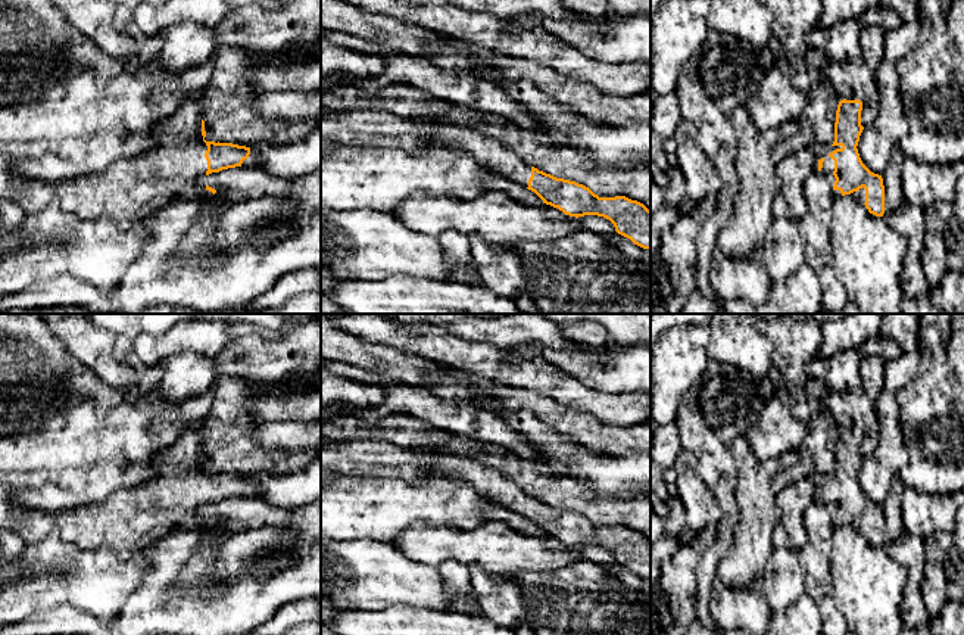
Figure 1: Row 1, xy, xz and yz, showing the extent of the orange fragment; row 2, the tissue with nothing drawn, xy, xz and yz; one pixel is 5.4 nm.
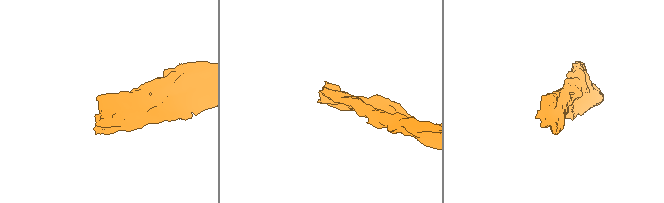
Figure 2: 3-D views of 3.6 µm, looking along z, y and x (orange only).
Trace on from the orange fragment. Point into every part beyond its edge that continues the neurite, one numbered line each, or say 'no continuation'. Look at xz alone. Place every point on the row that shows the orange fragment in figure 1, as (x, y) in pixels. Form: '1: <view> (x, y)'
1: xz (489, 152)

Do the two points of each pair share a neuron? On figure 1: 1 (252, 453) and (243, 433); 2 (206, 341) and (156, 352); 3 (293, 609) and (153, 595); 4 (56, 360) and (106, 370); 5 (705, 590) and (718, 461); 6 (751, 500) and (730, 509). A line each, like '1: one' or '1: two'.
1: one
2: one
3: two
4: two
5: one
6: two

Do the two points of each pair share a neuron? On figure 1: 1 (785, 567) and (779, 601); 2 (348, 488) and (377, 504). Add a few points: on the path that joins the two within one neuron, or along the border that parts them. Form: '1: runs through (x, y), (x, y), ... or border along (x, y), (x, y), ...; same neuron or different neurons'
1: runs through (783, 576), (780, 593); same neuron
2: runs through (355, 495), (364, 504), (370, 504); same neuron

